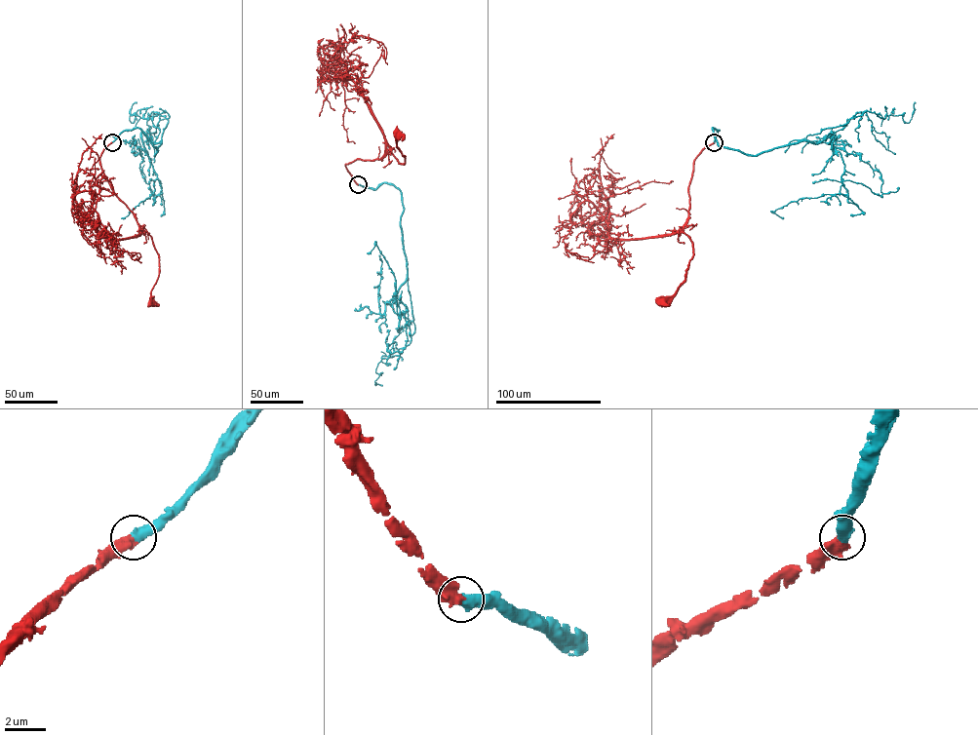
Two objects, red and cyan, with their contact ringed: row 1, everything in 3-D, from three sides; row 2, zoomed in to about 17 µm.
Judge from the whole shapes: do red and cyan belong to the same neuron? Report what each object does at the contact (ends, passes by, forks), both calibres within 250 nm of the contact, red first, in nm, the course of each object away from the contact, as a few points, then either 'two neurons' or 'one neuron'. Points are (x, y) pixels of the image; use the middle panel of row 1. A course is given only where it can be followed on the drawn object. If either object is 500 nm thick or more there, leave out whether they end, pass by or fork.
calibres 600 and 600 nm; course red (358, 184), (345, 165), (356, 159), (379, 159), (387, 145), (404, 164), (397, 146), (397, 133); course cyan (358, 184), (400, 190), (406, 280), (387, 303), (400, 318), (394, 273), (375, 245), (367, 252); one neuron

